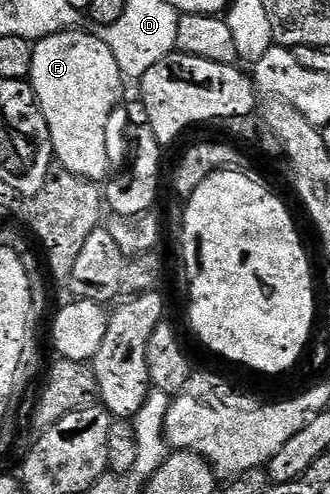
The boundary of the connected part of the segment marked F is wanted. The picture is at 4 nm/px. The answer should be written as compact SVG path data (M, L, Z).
M74 28L52 34L34 45L31 85L47 120L47 128L51 132L53 157L59 163L60 169L85 178L89 182L101 184L111 174L108 126L113 118L113 109L121 98L123 79L119 64L115 64L115 56L111 56L111 48L107 48L107 44L96 33L88 34L81 29Z

